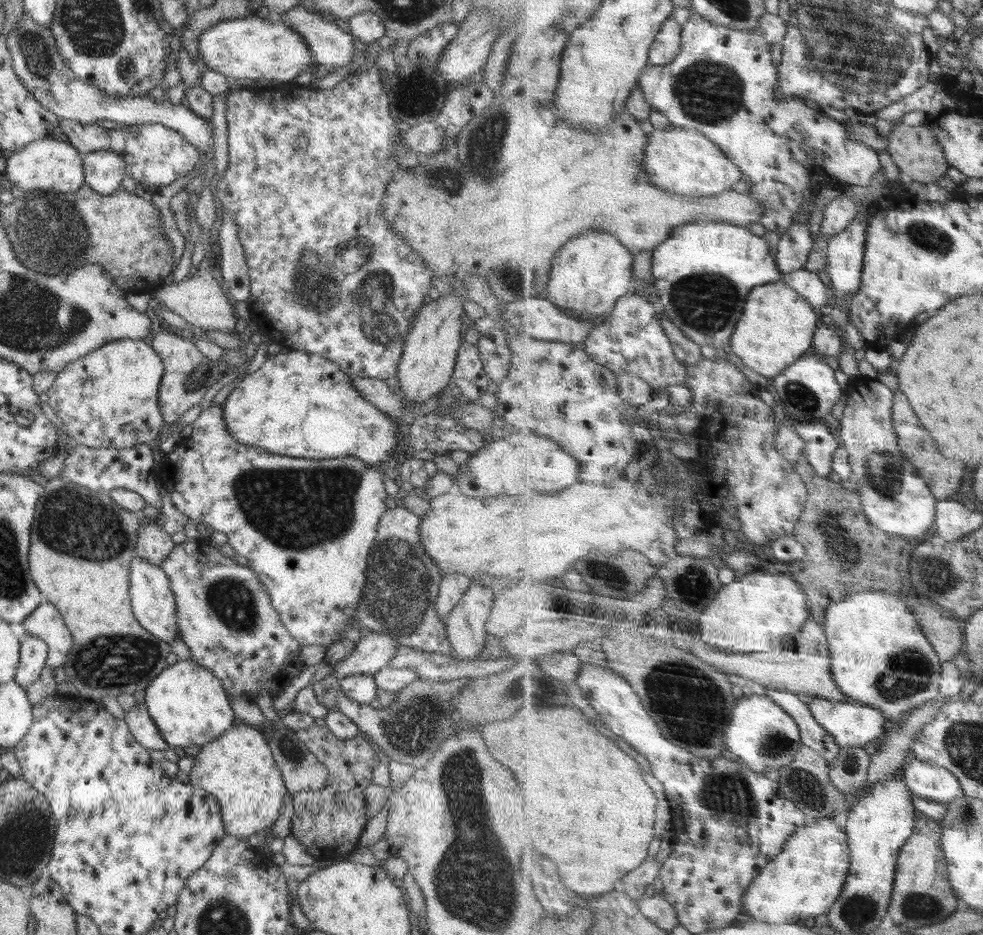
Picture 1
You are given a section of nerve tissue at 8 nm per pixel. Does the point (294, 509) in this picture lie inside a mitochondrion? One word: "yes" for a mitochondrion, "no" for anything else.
yes

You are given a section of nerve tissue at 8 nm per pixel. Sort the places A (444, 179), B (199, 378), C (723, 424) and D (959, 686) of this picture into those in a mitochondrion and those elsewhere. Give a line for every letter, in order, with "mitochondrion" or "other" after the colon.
A: mitochondrion
B: mitochondrion
C: other
D: other

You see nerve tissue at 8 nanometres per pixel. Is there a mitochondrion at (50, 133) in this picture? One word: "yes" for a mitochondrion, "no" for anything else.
no

